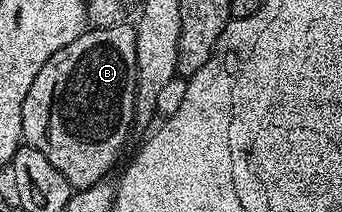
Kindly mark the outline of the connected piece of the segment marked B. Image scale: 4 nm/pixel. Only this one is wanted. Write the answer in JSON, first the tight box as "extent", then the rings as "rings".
{"extent":[22,23,137,191],"rings":[[[123,23],[116,27],[87,28],[85,33],[81,33],[76,39],[72,39],[72,43],[68,43],[68,47],[56,51],[56,55],[52,55],[52,59],[48,59],[48,63],[44,63],[44,67],[40,67],[40,75],[36,75],[36,79],[32,79],[32,87],[28,87],[28,99],[24,99],[24,107],[22,108],[22,136],[25,144],[36,147],[36,151],[41,151],[48,159],[48,163],[52,163],[52,167],[56,167],[56,171],[60,171],[60,175],[64,175],[64,179],[68,179],[71,190],[77,191],[92,187],[96,183],[107,180],[108,174],[106,172],[117,163],[118,156],[121,155],[122,148],[126,145],[126,140],[129,139],[130,133],[132,134],[134,99],[137,95],[135,26],[130,23]]]}

